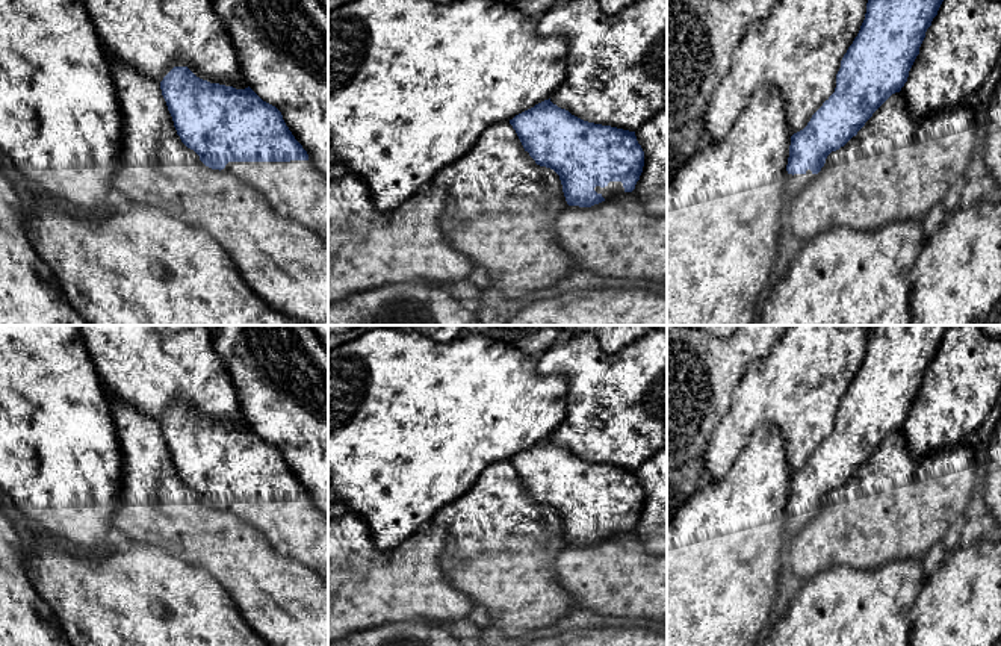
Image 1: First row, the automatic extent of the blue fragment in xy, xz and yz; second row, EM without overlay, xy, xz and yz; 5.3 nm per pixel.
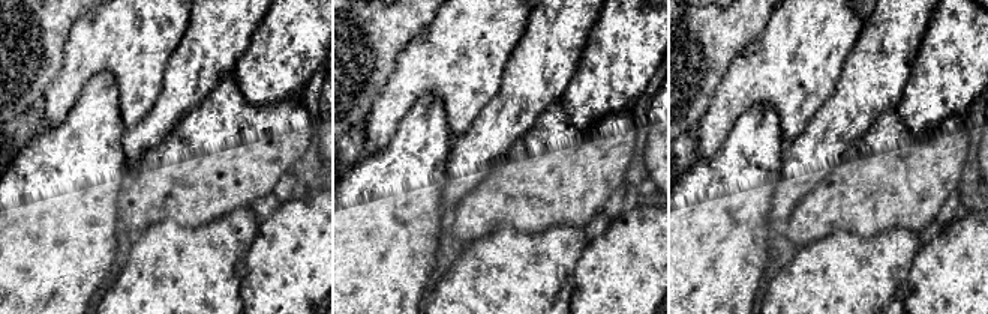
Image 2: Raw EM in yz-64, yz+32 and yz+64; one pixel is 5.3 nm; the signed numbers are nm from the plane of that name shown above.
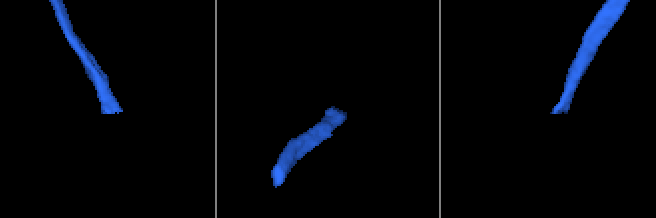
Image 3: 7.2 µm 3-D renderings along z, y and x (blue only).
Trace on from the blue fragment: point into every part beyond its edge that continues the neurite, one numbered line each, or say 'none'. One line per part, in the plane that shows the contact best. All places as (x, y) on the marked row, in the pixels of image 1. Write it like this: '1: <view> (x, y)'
1: xy (295, 189)

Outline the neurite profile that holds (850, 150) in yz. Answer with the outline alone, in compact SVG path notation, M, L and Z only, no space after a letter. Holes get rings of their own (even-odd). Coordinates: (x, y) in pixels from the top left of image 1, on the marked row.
M903 92L892 94L844 147L832 151L817 179L786 204L786 228L806 242L817 234L847 225L857 231L874 231L903 219L924 221L948 189L963 177L977 142L977 120L971 103L927 115L916 121L910 116Z

